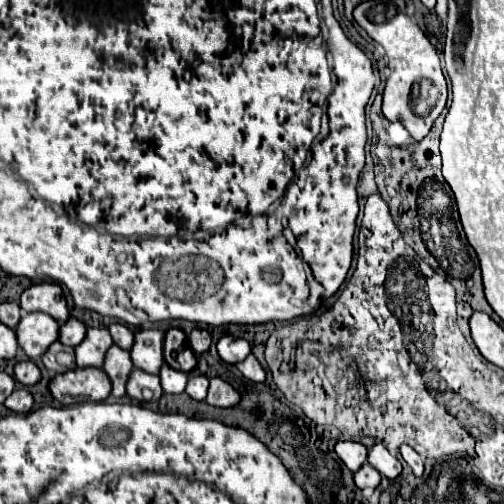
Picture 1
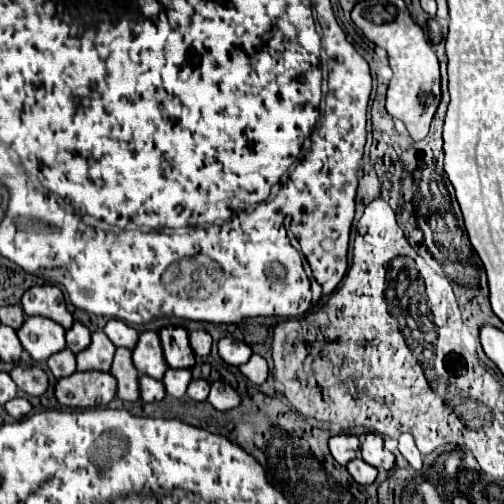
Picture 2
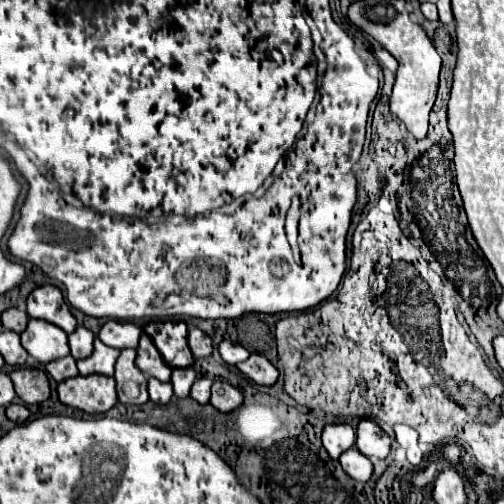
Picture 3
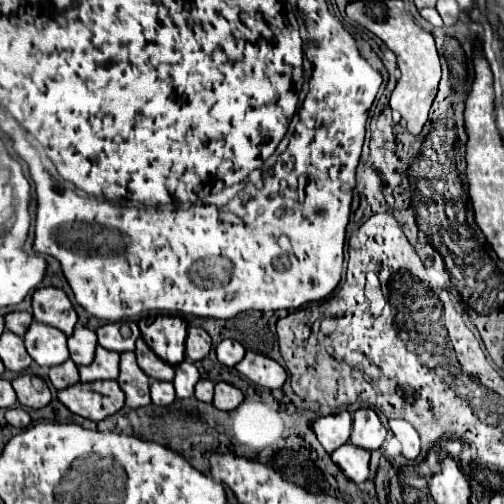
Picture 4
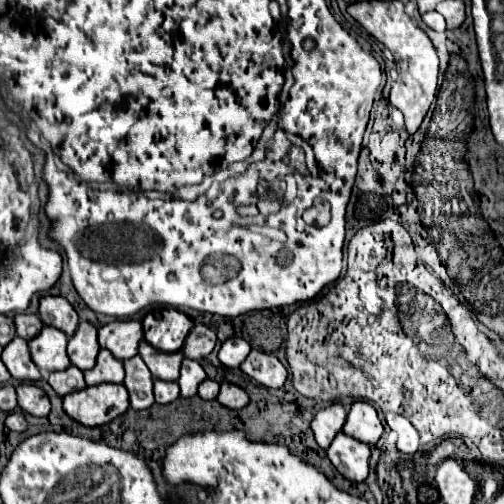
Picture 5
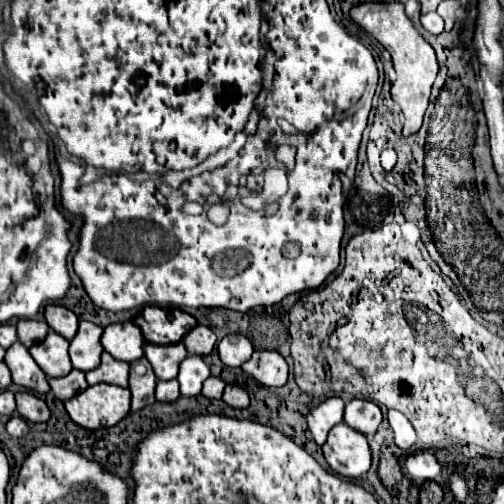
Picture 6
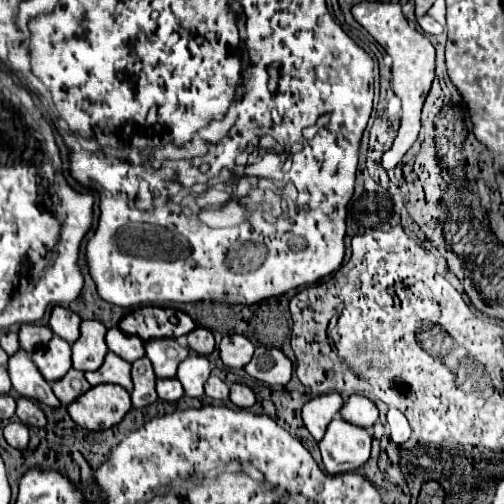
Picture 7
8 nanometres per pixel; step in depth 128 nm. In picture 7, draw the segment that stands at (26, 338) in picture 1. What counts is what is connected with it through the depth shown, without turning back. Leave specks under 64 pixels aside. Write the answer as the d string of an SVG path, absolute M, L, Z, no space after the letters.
M54 336L46 346L32 352L32 362L48 382L60 380L72 368L70 344L60 336Z

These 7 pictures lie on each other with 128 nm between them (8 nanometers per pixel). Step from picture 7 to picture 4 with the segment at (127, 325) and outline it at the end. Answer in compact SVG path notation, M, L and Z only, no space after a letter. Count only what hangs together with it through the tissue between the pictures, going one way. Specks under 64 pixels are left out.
M154 316L150 320L138 322L142 338L146 344L168 364L176 366L186 360L184 340L186 340L186 322L178 316Z

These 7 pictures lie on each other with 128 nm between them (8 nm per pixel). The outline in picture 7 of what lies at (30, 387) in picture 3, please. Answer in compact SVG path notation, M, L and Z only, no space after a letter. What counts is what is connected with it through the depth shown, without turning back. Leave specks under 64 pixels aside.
M18 398L16 416L20 418L20 422L30 424L30 426L40 426L40 428L46 426L46 416L44 416L42 408L28 398Z

